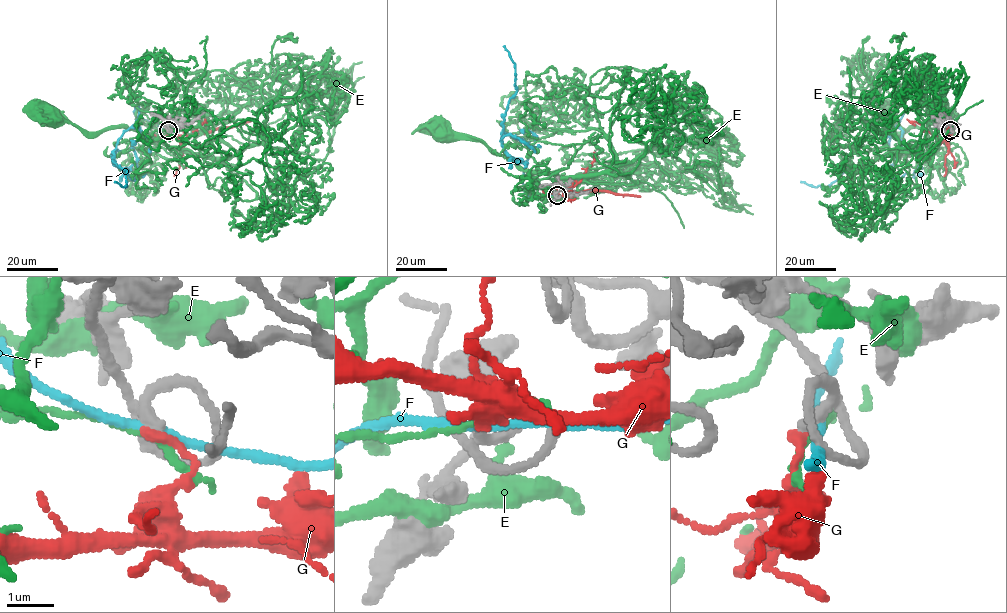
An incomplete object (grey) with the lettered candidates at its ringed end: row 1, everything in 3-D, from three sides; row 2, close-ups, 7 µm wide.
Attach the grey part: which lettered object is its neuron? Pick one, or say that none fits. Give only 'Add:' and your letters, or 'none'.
Add: none

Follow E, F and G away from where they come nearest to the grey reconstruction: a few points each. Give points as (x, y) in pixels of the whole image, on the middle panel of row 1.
E: (557, 195), (540, 194), (550, 187), (543, 201), (532, 191), (604, 137), (616, 165), (556, 176), (442, 129)
F: (556, 196), (532, 198), (525, 192), (528, 149), (503, 133), (503, 116), (516, 89), (514, 63), (503, 45)
G: (556, 195), (595, 190), (640, 196)

